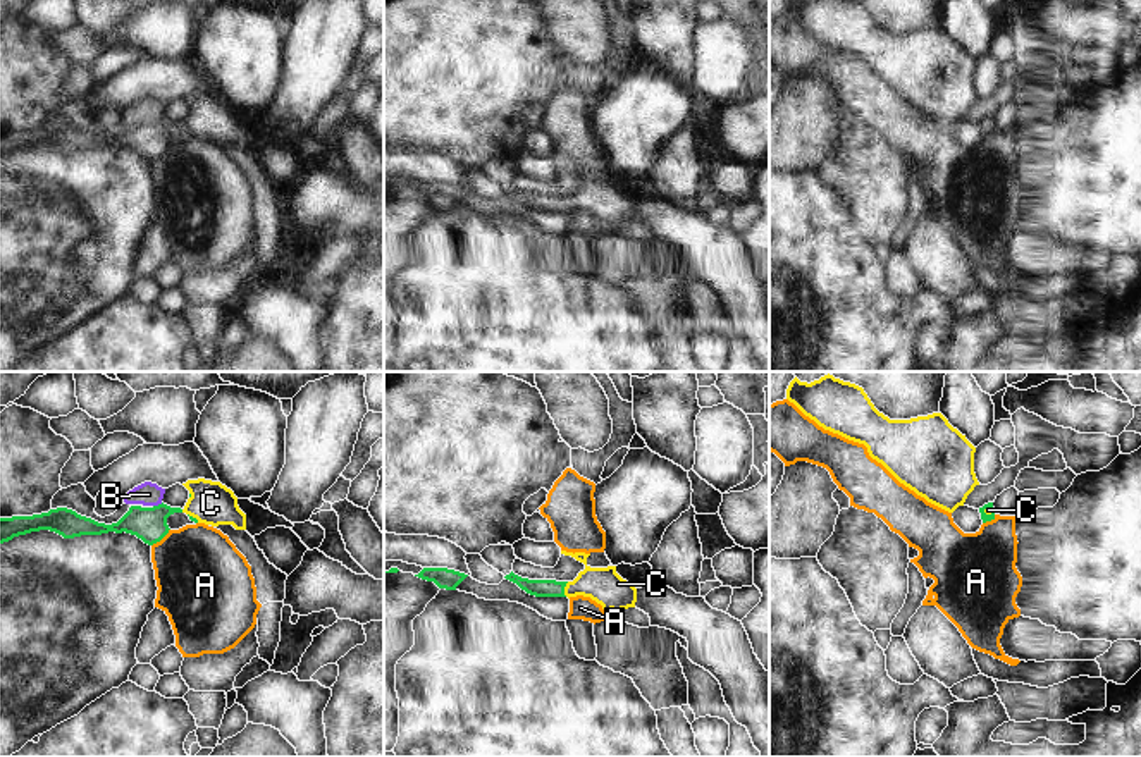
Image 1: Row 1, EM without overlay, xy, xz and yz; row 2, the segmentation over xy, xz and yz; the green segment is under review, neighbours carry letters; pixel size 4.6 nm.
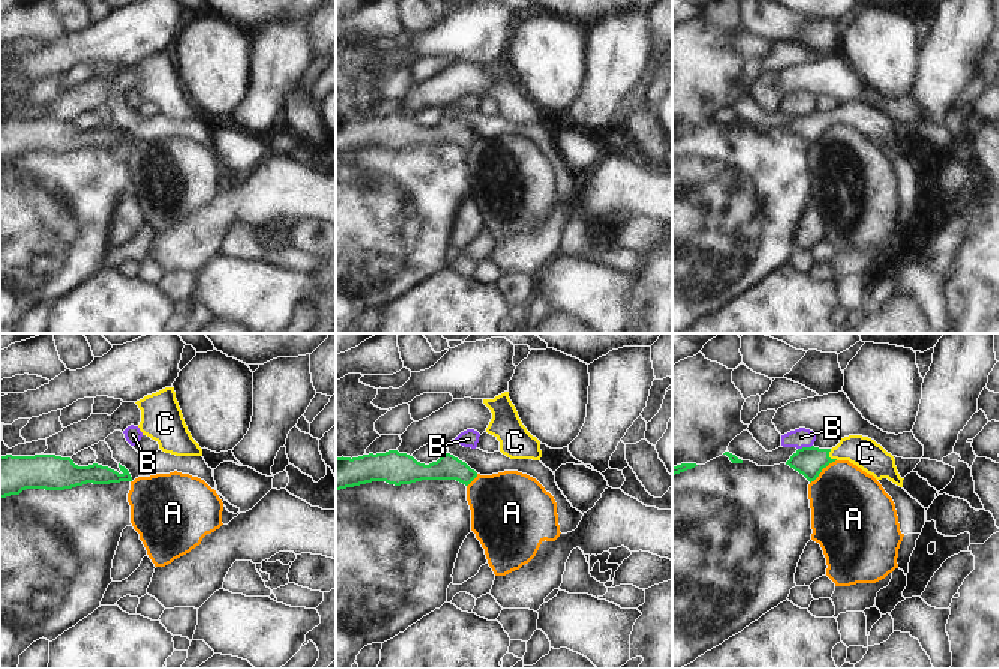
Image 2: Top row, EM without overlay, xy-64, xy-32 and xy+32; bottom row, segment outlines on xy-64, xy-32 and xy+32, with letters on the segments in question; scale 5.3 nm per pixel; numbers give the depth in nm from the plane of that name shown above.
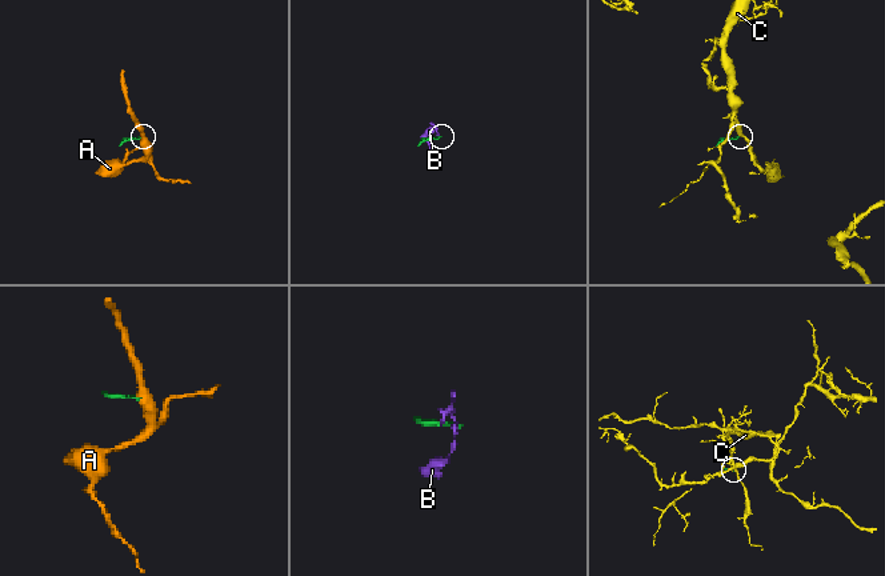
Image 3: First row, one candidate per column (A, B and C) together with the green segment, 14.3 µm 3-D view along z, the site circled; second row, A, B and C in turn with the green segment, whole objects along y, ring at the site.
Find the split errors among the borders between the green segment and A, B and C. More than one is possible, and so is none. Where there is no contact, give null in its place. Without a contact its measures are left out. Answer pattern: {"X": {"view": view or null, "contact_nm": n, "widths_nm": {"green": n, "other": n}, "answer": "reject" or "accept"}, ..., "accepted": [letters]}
{"A": {"view": "xy", "contact_nm": 120, "widths_nm": {"green": 160, "other": 420}, "answer": "reject"}, "B": {"view": "xy", "contact_nm": 50, "widths_nm": {"green": 160, "other": 110}, "answer": "reject"}, "C": {"view": "xz", "contact_nm": 70, "widths_nm": {"green": 80, "other": 170}, "answer": "accept"}, "accepted": ["C"]}

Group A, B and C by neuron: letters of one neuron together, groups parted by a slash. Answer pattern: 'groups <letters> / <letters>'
groups A / B / C

